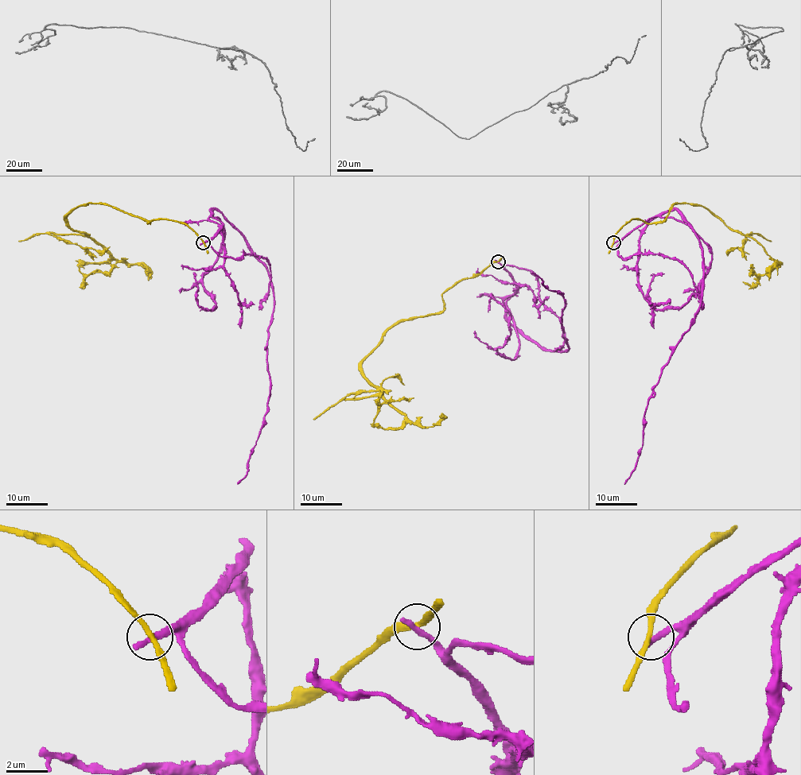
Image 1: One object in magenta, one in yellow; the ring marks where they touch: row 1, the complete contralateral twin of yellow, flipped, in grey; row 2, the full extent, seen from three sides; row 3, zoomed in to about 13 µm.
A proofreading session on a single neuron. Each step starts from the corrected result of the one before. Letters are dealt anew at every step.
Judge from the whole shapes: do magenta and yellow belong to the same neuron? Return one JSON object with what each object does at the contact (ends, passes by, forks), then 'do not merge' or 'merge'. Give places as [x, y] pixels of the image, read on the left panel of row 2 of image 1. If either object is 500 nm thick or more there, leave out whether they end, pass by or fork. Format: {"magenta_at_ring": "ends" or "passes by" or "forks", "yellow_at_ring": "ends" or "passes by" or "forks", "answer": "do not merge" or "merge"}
{"magenta_at_ring": "ends", "yellow_at_ring": "passes by", "answer": "do not merge"}

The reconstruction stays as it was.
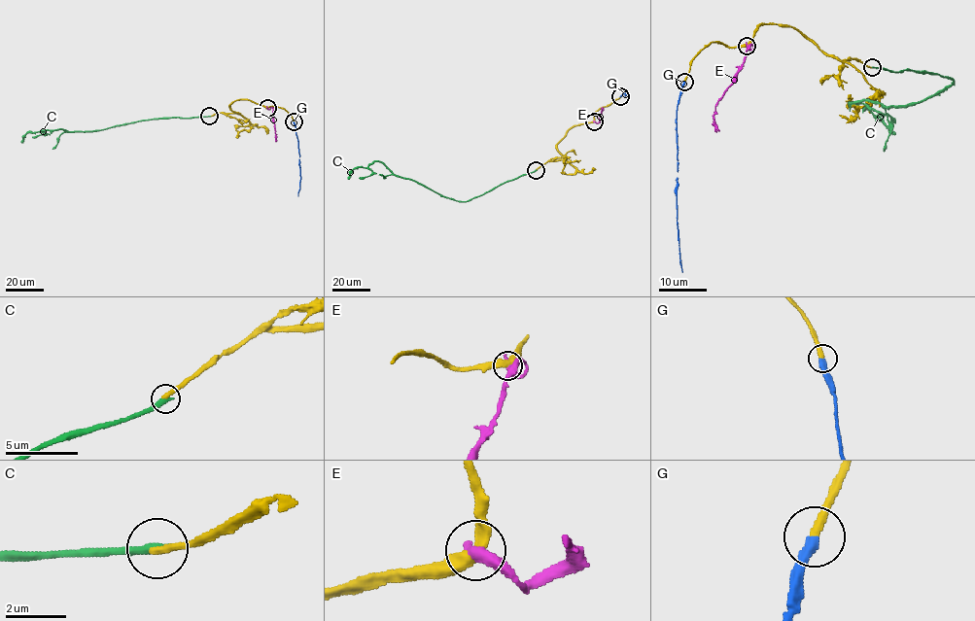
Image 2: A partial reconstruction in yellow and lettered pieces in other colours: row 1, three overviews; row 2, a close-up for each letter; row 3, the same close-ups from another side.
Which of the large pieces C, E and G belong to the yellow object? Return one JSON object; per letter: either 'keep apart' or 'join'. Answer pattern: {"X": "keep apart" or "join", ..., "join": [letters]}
{"C": "keep apart", "E": "keep apart", "G": "join", "join": ["G"]}

